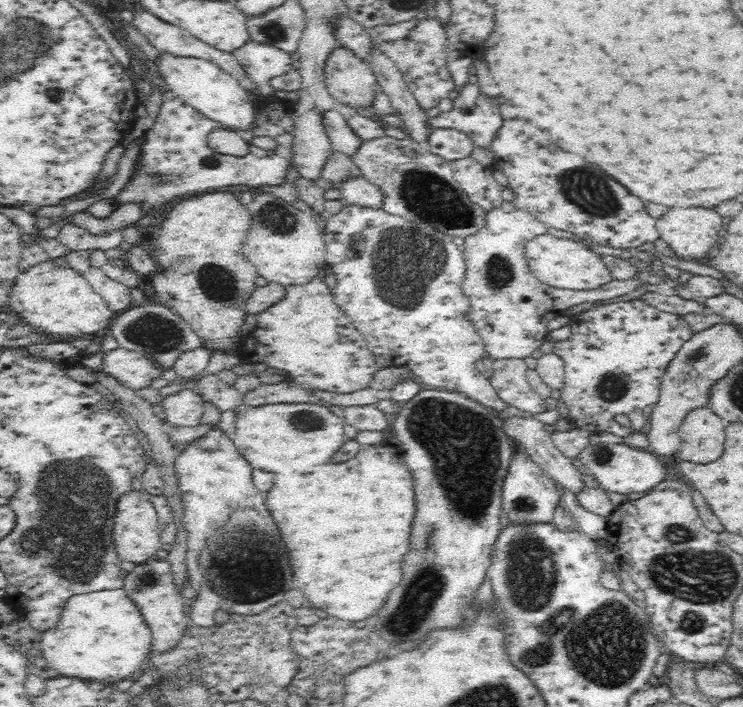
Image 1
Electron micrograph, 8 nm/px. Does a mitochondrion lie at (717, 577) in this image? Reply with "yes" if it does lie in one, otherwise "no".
yes

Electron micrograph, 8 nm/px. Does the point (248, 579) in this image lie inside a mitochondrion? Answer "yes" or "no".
yes

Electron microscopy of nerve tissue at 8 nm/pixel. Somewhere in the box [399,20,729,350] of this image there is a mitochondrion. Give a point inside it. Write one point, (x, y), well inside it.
(587, 189)

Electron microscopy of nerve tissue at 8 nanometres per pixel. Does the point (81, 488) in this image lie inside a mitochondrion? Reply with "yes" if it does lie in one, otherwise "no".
yes

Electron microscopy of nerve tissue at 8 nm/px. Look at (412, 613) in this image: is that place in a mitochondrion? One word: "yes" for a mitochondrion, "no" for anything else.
yes

